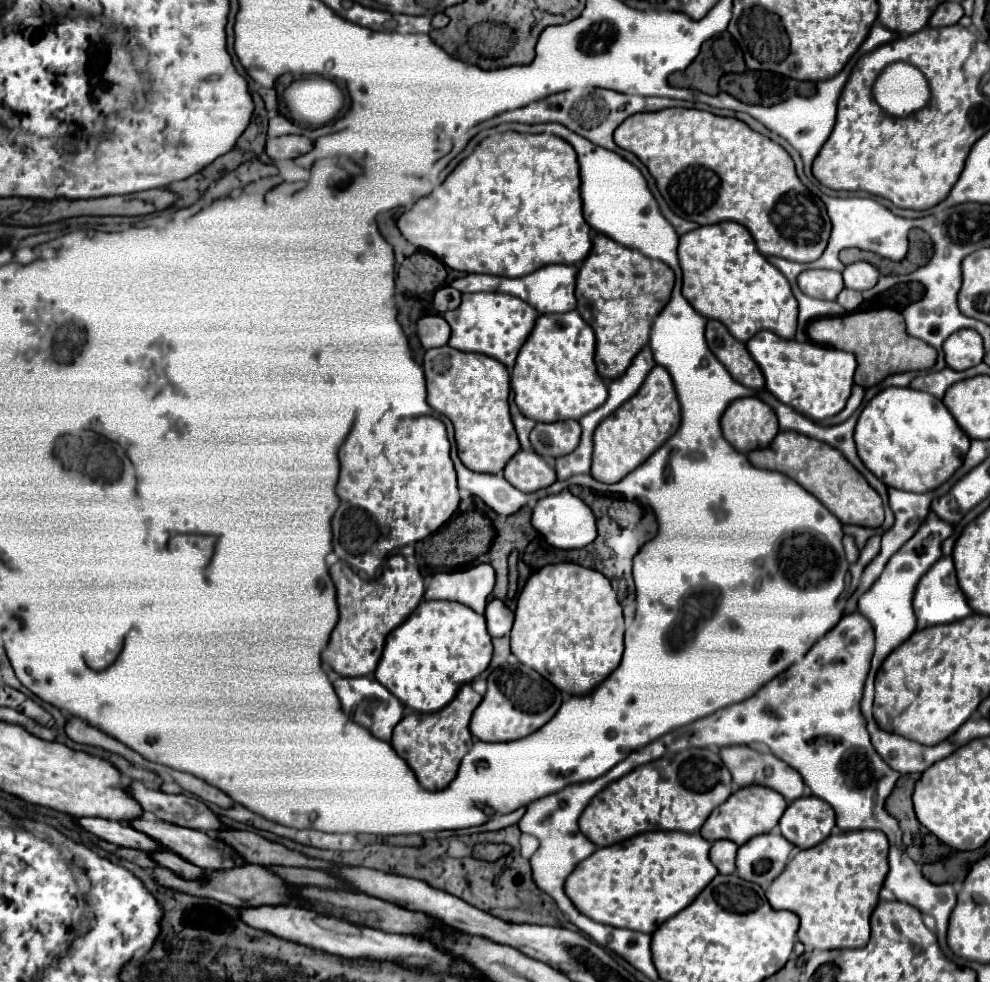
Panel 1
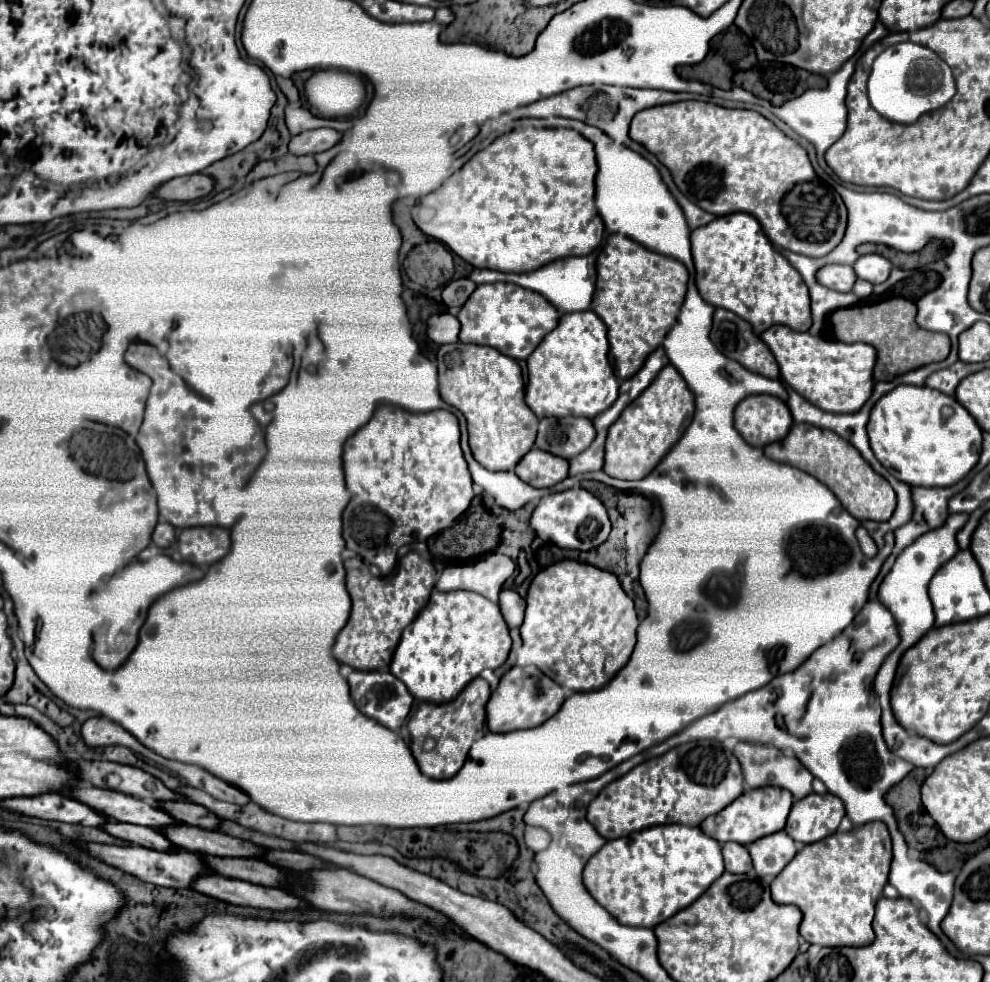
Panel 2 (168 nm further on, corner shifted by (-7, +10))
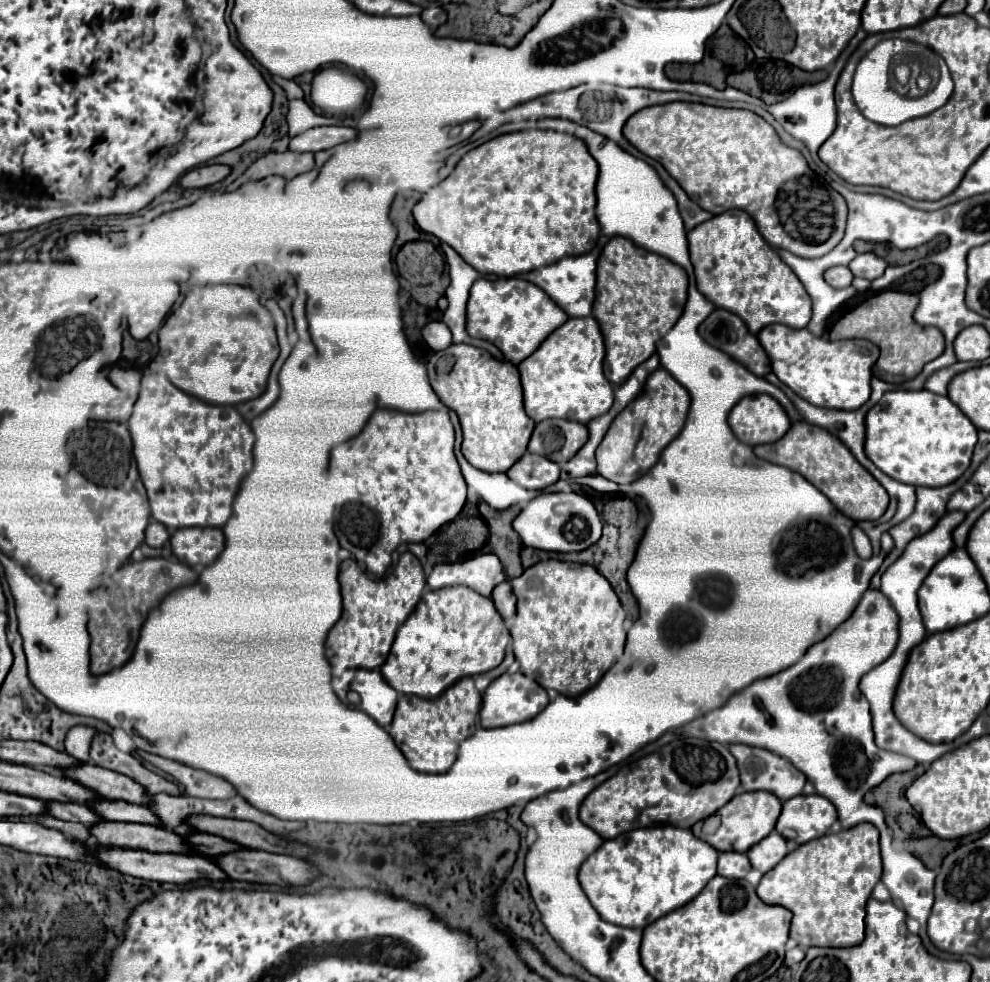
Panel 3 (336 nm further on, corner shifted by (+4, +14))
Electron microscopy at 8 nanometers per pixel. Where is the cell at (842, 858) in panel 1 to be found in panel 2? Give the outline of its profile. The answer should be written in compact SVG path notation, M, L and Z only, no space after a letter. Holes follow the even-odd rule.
M868 822L850 832L836 832L816 844L804 846L796 858L784 868L770 884L772 900L776 904L794 904L802 910L800 936L810 944L818 946L866 946L874 942L872 918L874 904L882 898L882 888L888 882L888 870L892 860L892 844L886 824Z

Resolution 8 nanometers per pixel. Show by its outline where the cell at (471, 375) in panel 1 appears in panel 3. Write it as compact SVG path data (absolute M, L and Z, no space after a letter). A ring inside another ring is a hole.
M451 344L429 360L429 380L439 400L457 412L463 430L463 456L485 472L507 472L527 450L535 422L523 410L523 390L517 366L497 360L471 344Z

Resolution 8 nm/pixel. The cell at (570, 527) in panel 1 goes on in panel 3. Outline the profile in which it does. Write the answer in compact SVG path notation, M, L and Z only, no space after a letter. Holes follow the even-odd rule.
M551 492L535 496L513 520L513 528L525 546L551 552L581 552L601 538L601 520L593 502L575 492Z

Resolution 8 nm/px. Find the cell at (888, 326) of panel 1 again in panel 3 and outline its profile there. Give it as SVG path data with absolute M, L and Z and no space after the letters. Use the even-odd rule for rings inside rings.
M883 290L875 296L867 298L863 304L859 304L855 310L847 312L839 322L831 328L829 338L863 338L879 346L881 356L873 366L873 376L877 376L883 382L901 384L905 380L915 378L921 368L943 354L945 350L945 338L939 328L933 326L919 326L913 320L913 310L917 308L917 296L895 292L895 290Z

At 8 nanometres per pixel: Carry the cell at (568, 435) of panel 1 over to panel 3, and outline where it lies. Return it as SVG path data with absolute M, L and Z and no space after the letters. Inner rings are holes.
M543 420L535 426L529 452L545 456L557 464L565 464L587 442L587 426L573 420Z

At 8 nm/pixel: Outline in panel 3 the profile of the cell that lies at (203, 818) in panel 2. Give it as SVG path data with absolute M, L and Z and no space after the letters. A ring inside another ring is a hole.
M79 764L75 768L65 770L63 774L91 790L97 790L97 794L109 800L123 800L123 802L139 804L139 806L151 804L151 796L147 794L147 790L143 790L137 782L133 782L131 778L125 778L123 774L103 770L93 764Z

